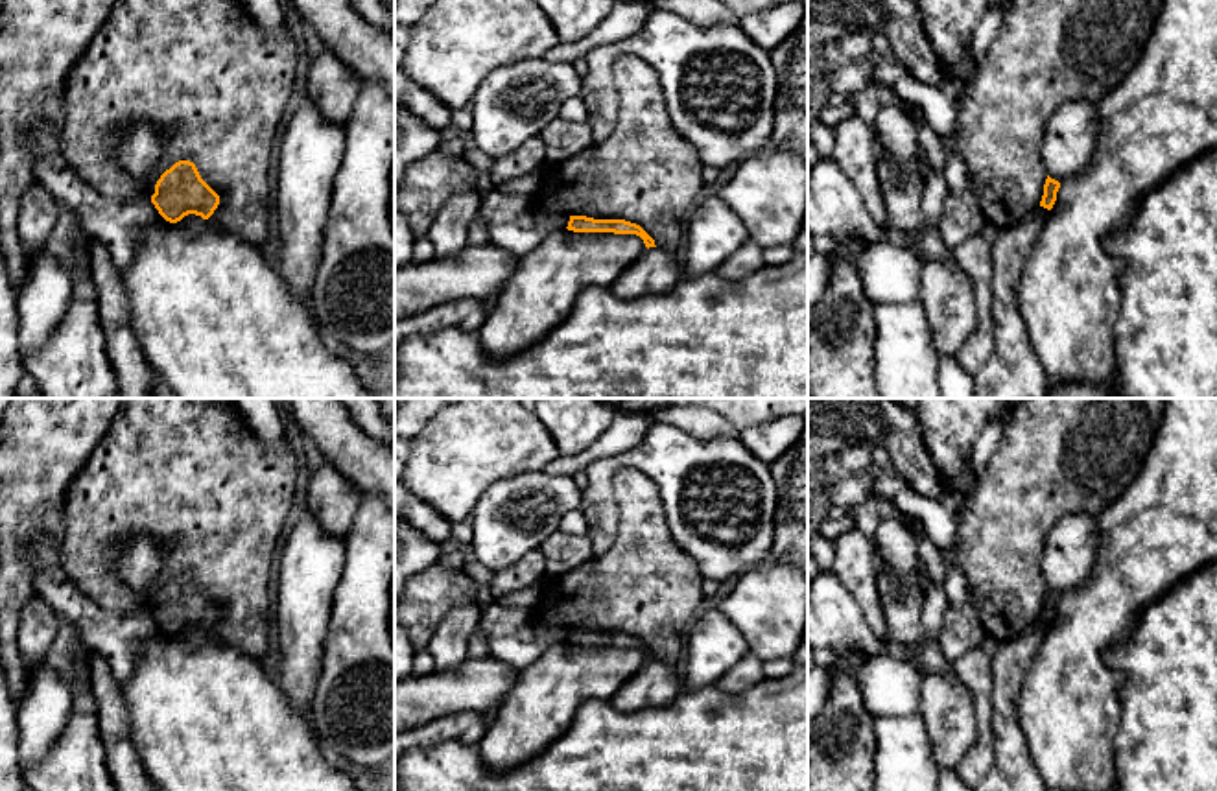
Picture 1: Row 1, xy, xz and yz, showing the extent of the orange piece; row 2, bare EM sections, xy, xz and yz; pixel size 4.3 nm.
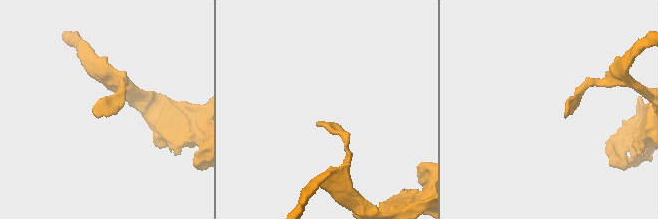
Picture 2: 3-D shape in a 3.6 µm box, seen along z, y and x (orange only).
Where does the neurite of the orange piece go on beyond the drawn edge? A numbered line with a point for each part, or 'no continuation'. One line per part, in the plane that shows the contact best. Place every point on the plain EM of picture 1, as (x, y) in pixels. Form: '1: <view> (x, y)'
no continuation

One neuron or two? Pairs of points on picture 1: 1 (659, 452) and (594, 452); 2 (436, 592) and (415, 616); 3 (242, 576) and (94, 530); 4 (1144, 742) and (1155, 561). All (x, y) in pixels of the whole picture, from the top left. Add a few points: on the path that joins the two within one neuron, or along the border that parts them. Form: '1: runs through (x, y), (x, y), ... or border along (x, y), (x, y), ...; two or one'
1: border along (653, 425), (627, 450), (598, 458), (585, 469); two
2: runs through (430, 598), (419, 611); one
3: runs through (205, 539), (189, 522), (131, 522); one
4: border along (1188, 576), (1153, 600), (1127, 637); two

